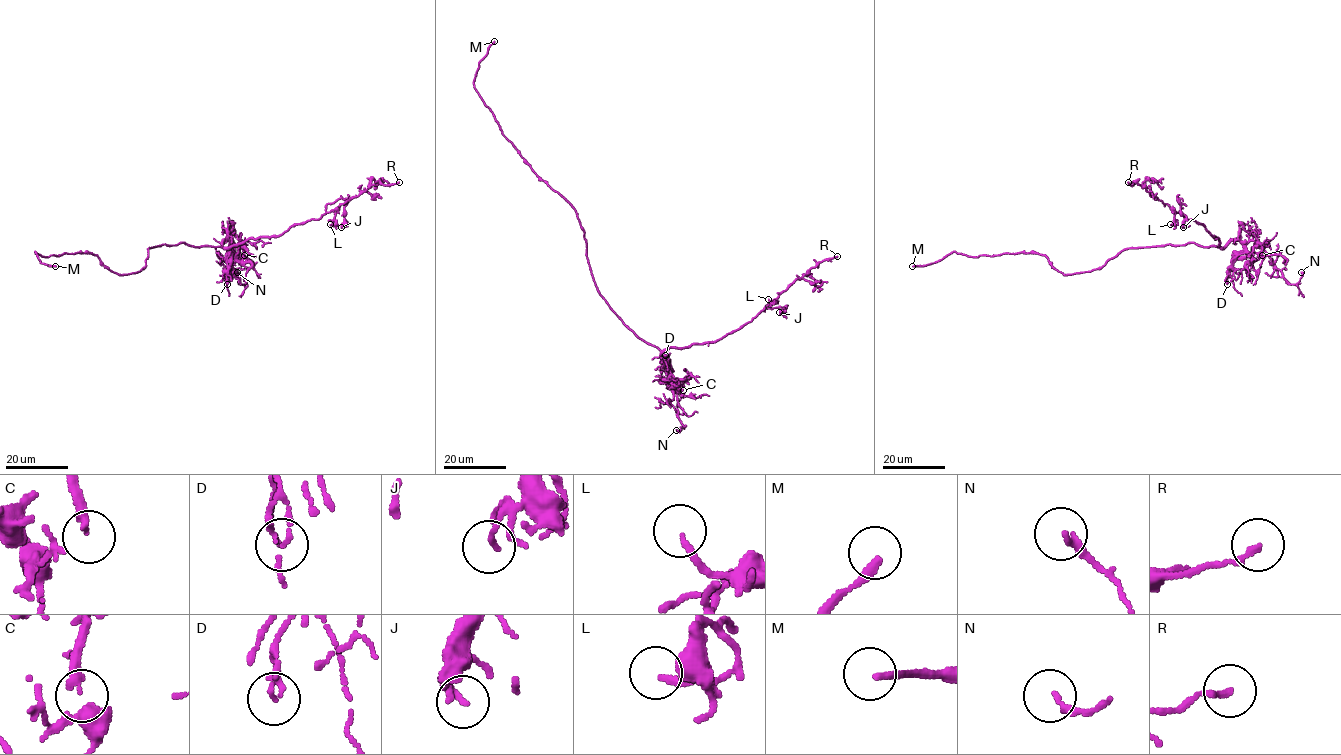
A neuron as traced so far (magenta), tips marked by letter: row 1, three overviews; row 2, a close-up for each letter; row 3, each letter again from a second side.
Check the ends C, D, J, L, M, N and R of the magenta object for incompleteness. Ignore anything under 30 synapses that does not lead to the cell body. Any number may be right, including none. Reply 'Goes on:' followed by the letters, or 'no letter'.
Goes on: C, M

